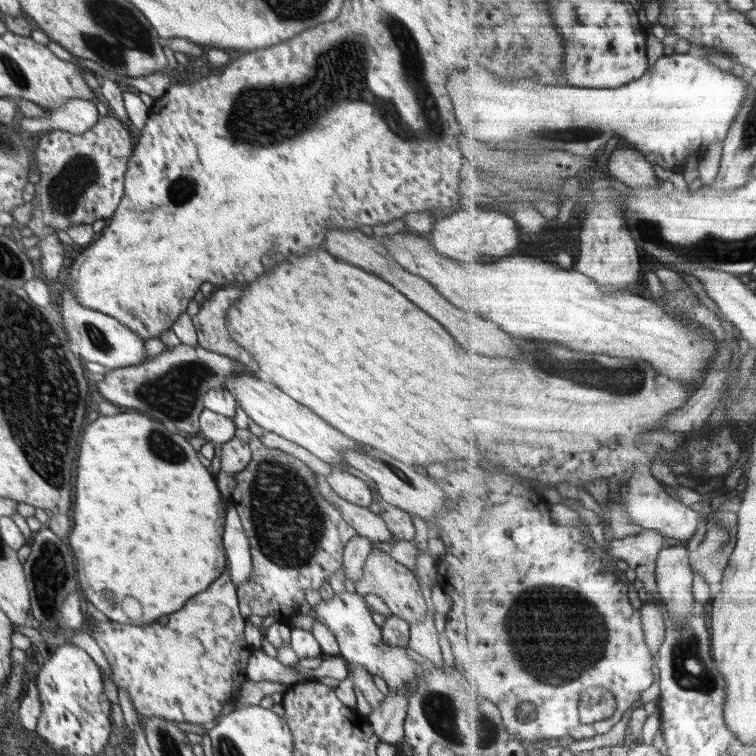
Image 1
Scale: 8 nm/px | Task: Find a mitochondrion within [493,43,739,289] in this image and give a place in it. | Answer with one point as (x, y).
(534, 131)

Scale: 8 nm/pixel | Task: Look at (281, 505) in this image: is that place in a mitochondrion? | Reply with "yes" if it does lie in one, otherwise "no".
yes

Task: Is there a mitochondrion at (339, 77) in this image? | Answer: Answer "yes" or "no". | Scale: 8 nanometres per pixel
yes

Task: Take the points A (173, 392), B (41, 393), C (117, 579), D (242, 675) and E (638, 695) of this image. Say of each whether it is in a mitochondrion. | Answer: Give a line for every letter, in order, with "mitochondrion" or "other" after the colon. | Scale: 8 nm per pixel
A: mitochondrion
B: mitochondrion
C: other
D: other
E: other

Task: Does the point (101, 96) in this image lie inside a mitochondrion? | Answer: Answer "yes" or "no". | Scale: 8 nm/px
no

